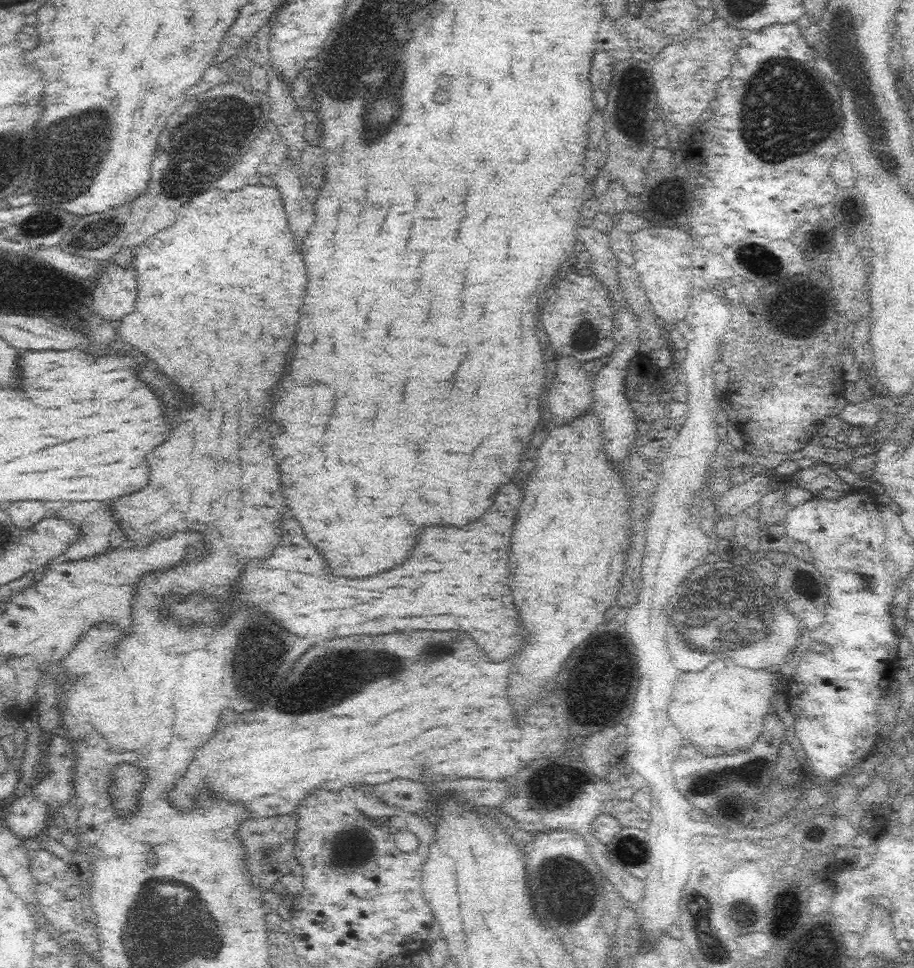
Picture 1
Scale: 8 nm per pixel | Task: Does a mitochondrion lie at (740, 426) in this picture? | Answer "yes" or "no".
no

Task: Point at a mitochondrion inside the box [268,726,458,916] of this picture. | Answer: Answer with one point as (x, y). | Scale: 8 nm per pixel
(351, 849)

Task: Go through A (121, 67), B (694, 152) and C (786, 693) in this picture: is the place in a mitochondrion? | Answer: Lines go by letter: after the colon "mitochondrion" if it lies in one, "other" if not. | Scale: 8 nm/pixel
A: other
B: other
C: other

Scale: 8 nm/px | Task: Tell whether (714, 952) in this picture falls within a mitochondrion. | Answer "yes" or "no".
yes

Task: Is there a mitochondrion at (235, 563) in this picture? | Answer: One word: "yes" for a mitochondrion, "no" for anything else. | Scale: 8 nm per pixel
no

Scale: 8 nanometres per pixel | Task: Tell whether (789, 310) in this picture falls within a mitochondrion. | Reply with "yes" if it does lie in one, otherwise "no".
yes

